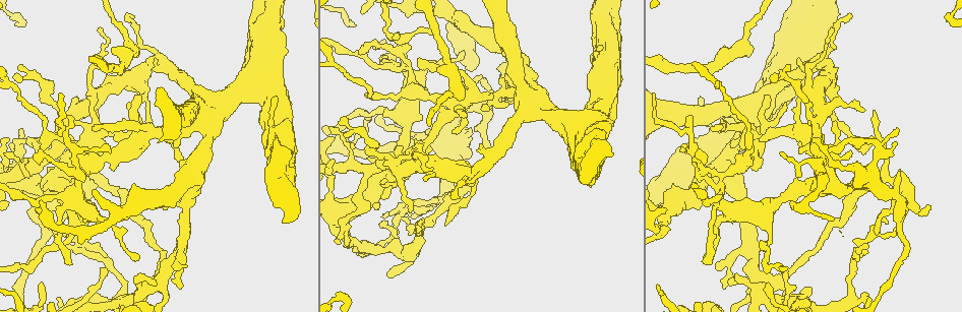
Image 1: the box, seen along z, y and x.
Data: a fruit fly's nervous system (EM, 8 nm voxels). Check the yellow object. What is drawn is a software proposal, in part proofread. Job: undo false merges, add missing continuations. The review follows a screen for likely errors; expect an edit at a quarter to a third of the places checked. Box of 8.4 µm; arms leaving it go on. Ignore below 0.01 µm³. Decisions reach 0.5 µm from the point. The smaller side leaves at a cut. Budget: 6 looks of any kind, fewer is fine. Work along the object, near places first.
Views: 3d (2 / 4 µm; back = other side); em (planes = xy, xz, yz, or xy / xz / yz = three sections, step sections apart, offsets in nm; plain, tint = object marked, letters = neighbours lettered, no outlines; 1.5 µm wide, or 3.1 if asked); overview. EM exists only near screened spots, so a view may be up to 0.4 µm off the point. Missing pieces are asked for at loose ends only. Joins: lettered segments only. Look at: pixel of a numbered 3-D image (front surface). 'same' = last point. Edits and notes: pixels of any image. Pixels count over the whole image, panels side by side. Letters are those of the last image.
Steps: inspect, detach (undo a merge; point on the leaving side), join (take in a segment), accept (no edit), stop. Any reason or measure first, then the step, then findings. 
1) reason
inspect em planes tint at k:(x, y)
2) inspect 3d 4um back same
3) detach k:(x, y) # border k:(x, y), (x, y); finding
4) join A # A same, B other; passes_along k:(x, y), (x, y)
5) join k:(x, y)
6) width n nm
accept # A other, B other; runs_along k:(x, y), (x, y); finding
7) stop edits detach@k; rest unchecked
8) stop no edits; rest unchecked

calibre changes
inspect em yz step 4 tint at 1:(481, 103)

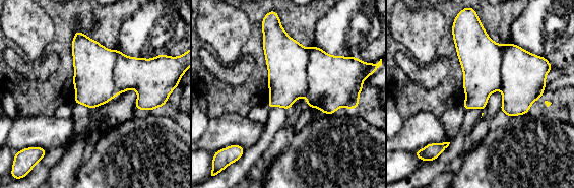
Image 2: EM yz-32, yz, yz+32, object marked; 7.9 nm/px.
inspect em planes tint same

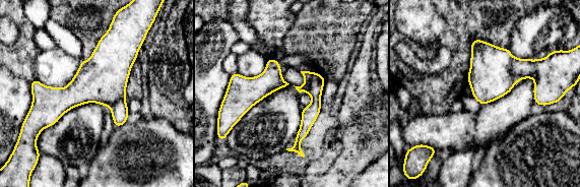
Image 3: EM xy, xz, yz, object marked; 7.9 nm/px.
inspect em planes letters same

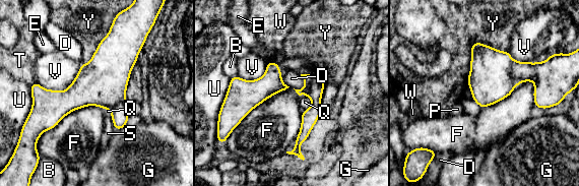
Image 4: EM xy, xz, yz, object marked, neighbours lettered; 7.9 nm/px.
width 380 nm
detach 4:(541, 73) # B other, D other, E other, F other, G other, P other, Q other, S other, T other, U other, V other, W other, Y other; border 4:(512, 59), (511, 77), (515, 85); a second neuron is stuck on

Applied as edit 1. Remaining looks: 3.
an open end
inspect 3d 4um at 1:(399, 145)

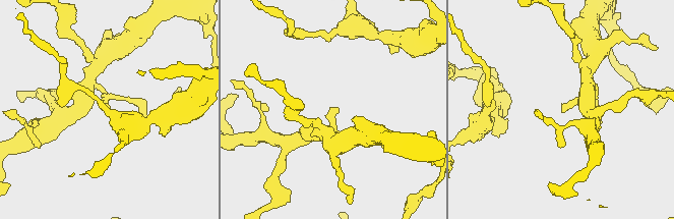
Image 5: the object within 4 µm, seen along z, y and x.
need the tissue
inspect em planes letters at 5:(336, 108)

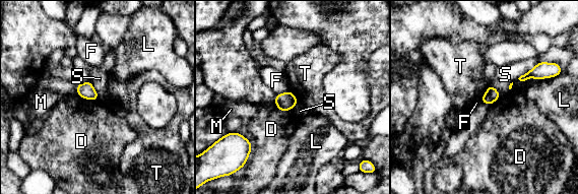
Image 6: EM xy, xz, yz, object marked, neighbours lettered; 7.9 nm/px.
width 110 nm
accept # D other, F other, L other, M other, S other, T other; border 6:(490, 83), (480, 100); none of them fits

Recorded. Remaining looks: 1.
stop edits detach@4; rest unchecked

